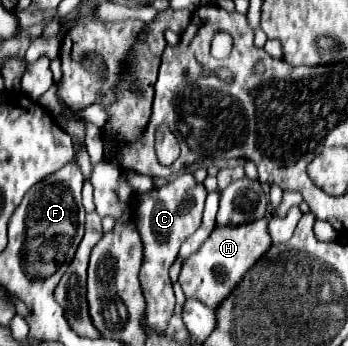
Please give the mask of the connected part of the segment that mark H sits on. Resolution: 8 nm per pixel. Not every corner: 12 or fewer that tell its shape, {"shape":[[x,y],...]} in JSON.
{"shape":[[269,220],[215,228],[183,260],[185,298],[209,308],[271,248]]}

